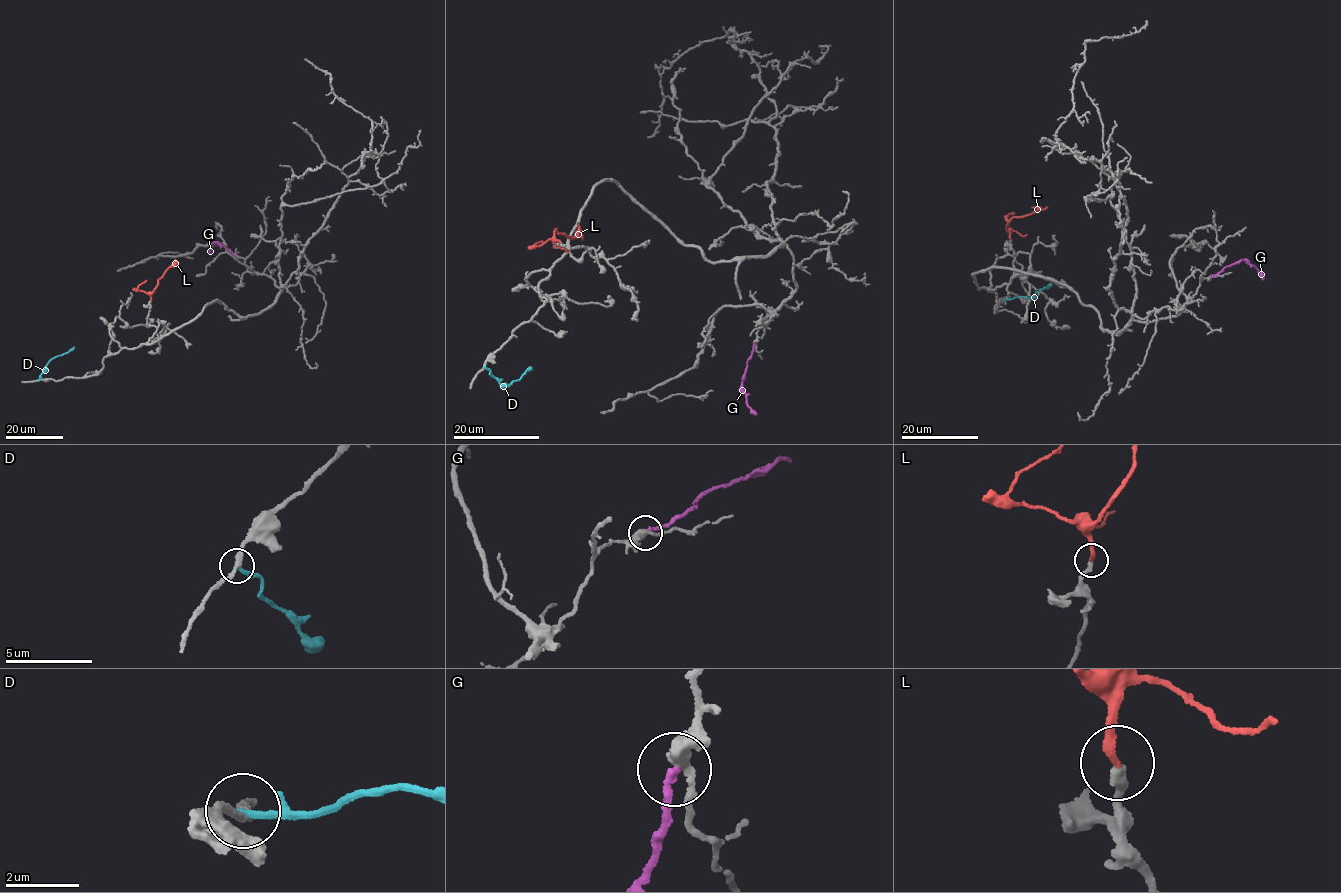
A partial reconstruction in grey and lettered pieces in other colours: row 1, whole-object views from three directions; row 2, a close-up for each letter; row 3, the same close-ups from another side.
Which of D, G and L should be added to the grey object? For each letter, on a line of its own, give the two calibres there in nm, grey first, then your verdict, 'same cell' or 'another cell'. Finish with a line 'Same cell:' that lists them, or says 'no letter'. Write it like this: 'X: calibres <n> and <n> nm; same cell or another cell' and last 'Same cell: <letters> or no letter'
D: calibres 200 and 190 nm; another cell
G: calibres 400 and 200 nm; another cell
L: calibres 260 and 240 nm; same cell
Same cell: L

